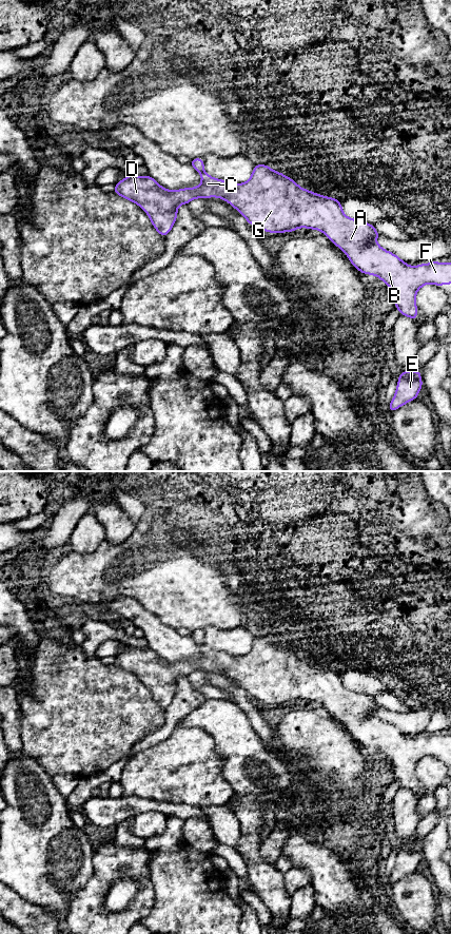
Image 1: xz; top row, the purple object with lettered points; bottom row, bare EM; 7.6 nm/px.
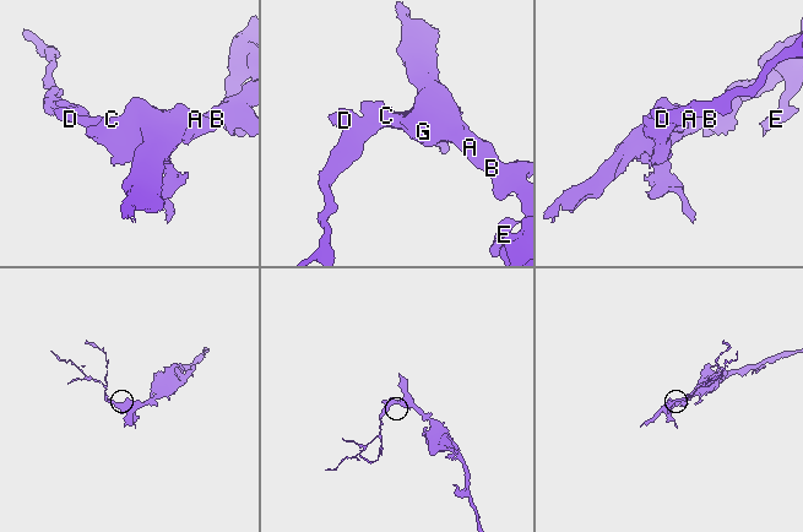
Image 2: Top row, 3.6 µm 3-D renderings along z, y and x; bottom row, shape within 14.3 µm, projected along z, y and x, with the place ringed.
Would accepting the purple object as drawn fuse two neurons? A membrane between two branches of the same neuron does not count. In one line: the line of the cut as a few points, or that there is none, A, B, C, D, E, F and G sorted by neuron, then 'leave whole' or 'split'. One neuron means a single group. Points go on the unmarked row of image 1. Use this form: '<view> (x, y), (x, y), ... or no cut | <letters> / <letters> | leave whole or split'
no cut | A B C D E F G | leave whole

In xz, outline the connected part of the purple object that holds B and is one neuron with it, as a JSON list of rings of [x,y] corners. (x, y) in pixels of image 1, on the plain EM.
[[[201,629],[192,631],[190,637],[201,647],[201,657],[195,660],[166,662],[149,646],[145,648],[129,646],[123,653],[114,657],[113,664],[142,680],[153,699],[162,709],[165,709],[172,702],[177,692],[179,677],[188,677],[196,670],[210,669],[221,670],[229,675],[248,693],[250,698],[260,700],[268,705],[293,704],[299,700],[321,703],[345,724],[352,738],[358,743],[362,746],[376,747],[386,755],[400,787],[414,793],[417,793],[418,784],[415,775],[416,765],[424,757],[432,756],[437,759],[451,757],[451,735],[432,734],[426,737],[418,736],[416,739],[409,738],[397,727],[383,721],[376,715],[376,709],[381,706],[375,702],[374,698],[346,688],[338,672],[302,661],[292,650],[266,637],[255,637],[250,651],[243,656],[232,656],[208,647],[204,644]]]

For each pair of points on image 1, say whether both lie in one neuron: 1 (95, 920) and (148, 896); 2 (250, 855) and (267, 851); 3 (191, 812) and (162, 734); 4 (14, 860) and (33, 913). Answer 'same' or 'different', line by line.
1: same
2: different
3: different
4: different

